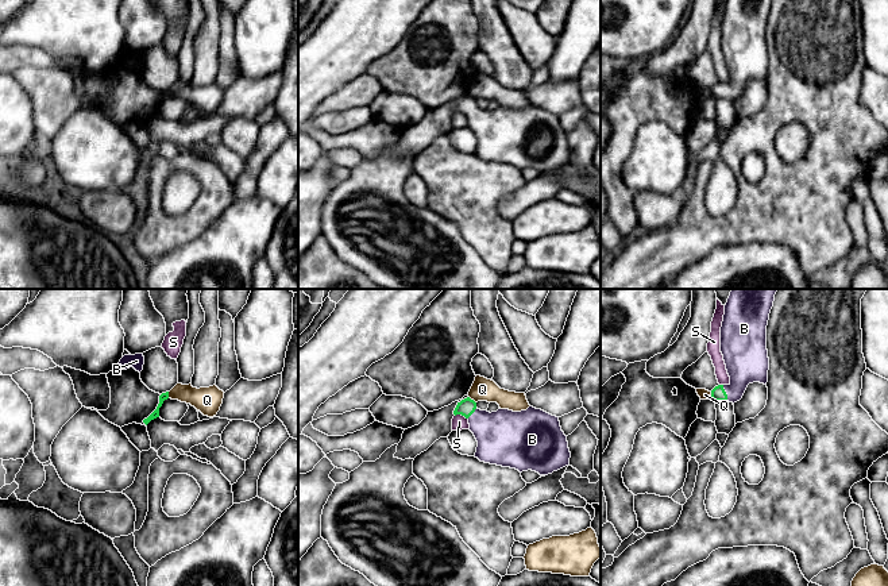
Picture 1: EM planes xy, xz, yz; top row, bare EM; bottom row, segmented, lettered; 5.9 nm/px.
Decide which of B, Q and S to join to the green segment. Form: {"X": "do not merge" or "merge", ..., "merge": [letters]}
{"B": "merge", "Q": "do not merge", "S": "do not merge", "merge": ["B"]}

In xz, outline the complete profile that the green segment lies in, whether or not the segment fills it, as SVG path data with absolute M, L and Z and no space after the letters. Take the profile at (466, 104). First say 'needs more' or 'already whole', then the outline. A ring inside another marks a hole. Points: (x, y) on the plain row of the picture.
needs more; M470 95L457 100L453 112L462 112L468 117L478 144L475 155L480 159L522 169L536 169L548 173L570 162L571 150L567 134L561 128L559 115L541 107L529 104L526 108L513 109L498 107L497 109L480 108Z

